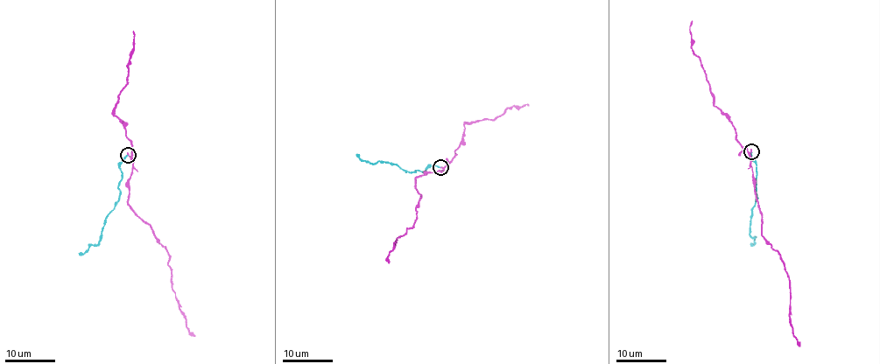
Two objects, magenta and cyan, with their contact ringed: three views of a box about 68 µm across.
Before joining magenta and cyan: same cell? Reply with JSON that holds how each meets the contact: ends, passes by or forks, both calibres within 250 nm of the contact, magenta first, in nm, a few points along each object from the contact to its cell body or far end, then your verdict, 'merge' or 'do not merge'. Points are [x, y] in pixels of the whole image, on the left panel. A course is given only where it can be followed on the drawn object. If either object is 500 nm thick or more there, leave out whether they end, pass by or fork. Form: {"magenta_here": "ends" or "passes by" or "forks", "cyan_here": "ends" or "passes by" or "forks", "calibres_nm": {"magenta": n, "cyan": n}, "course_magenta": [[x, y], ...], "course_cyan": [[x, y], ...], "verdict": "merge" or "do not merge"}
{"magenta_here": "passes by", "cyan_here": "ends", "calibres_nm": {"magenta": 130, "cyan": 190}, "course_magenta": [[128, 155], [133, 168], [128, 203], [168, 252], [172, 290], [188, 331], [195, 336]], "course_cyan": [[128, 155], [119, 167], [122, 179], [118, 185], [118, 202], [106, 216], [101, 241], [84, 254], [79, 253]], "verdict": "do not merge"}

